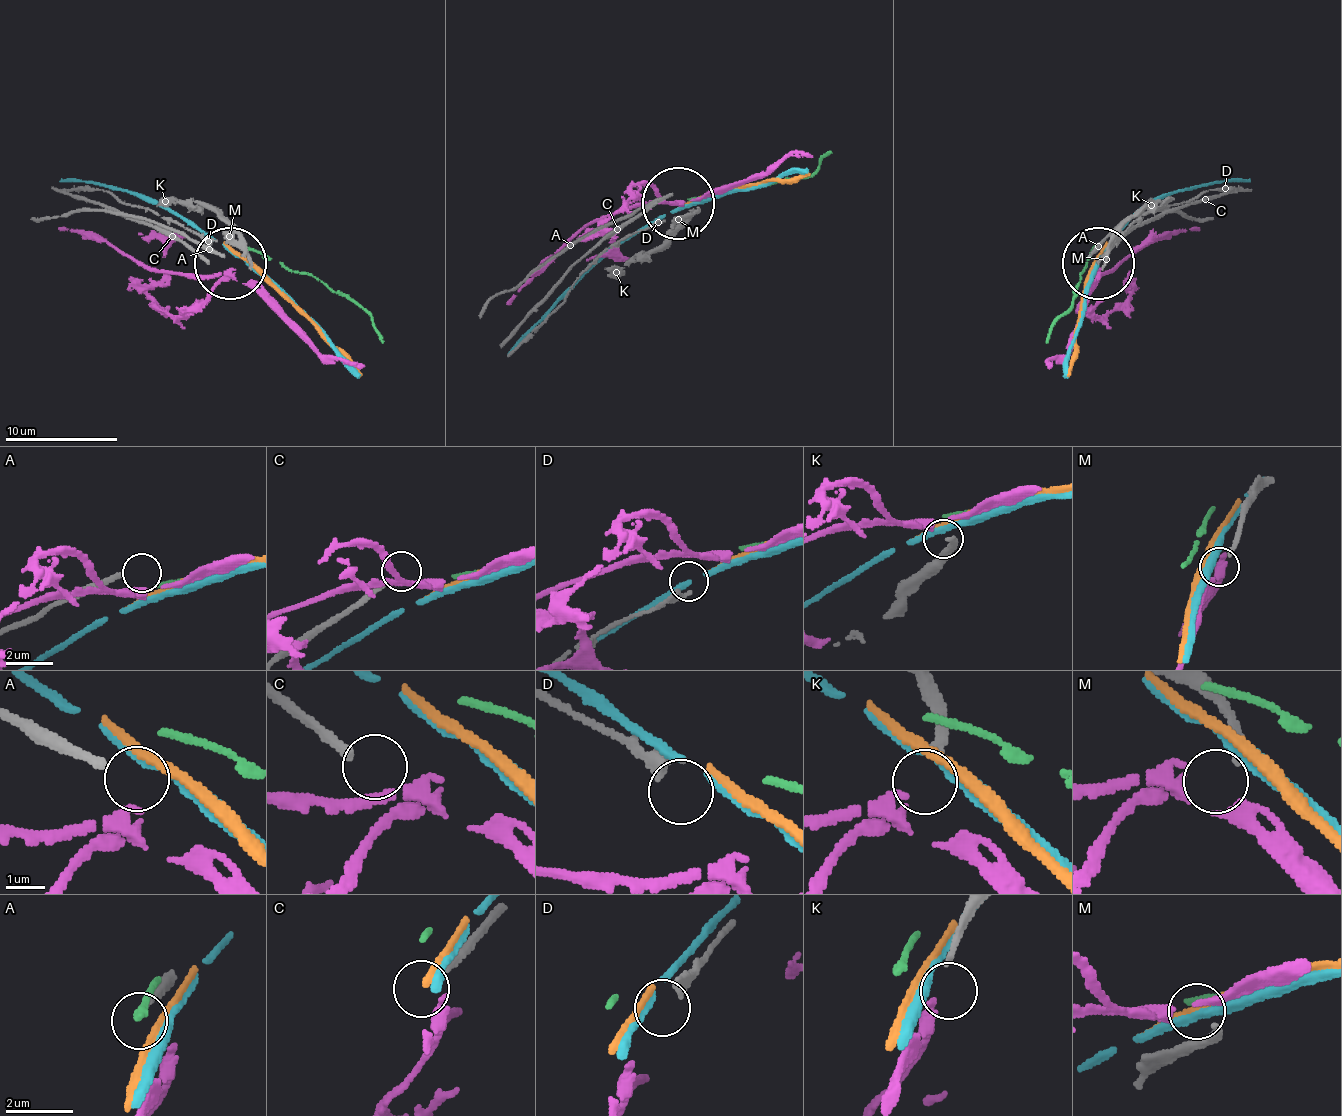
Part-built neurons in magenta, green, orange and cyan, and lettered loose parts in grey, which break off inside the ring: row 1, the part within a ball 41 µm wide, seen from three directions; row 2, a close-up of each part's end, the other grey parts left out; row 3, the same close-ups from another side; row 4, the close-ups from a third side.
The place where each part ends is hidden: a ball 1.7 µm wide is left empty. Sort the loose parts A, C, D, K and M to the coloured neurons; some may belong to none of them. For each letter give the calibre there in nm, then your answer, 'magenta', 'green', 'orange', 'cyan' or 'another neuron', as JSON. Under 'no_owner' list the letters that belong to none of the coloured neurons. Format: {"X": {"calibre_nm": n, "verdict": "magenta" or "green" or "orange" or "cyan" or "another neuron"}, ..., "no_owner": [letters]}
{"A": {"calibre_nm": 240, "verdict": "another neuron"}, "C": {"calibre_nm": 240, "verdict": "another neuron"}, "D": {"calibre_nm": 360, "verdict": "another neuron"}, "K": {"calibre_nm": 220, "verdict": "magenta"}, "M": {"calibre_nm": 190, "verdict": "another neuron"}, "no_owner": ["A", "C", "D", "M"]}

